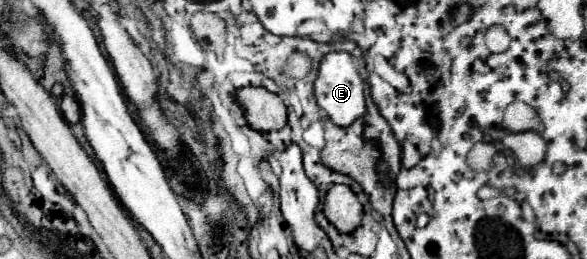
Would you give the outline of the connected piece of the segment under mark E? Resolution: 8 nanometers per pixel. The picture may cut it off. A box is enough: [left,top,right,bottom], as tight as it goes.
[315,51,365,127]

